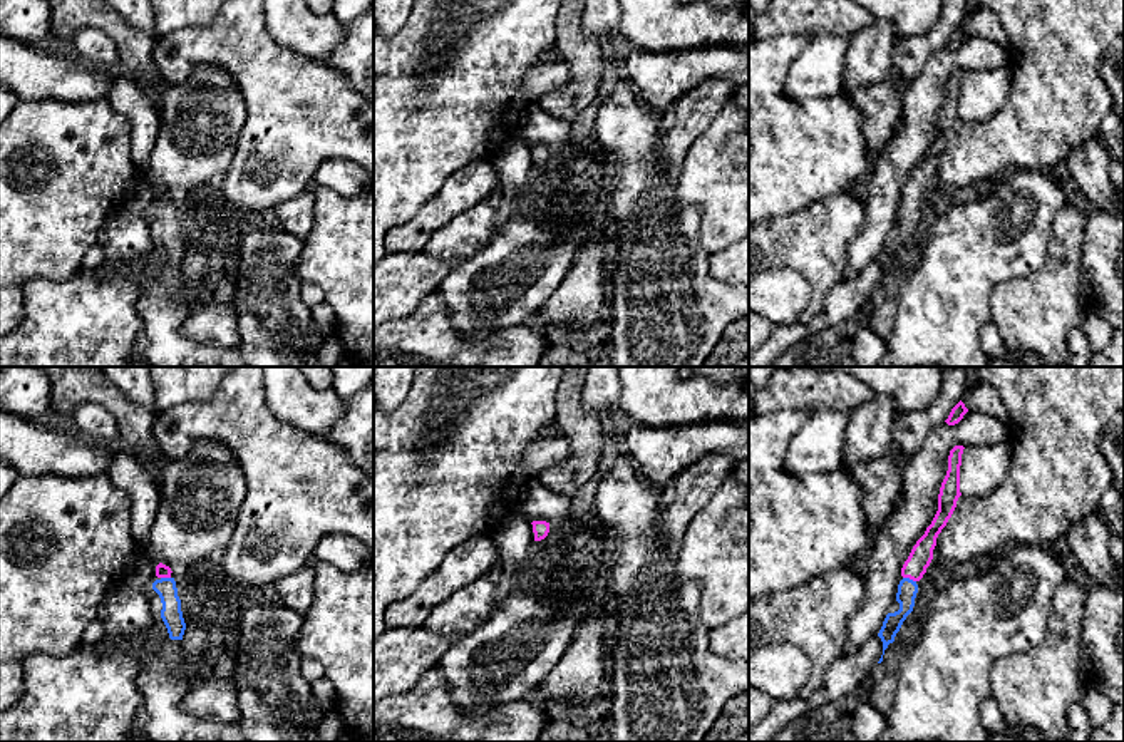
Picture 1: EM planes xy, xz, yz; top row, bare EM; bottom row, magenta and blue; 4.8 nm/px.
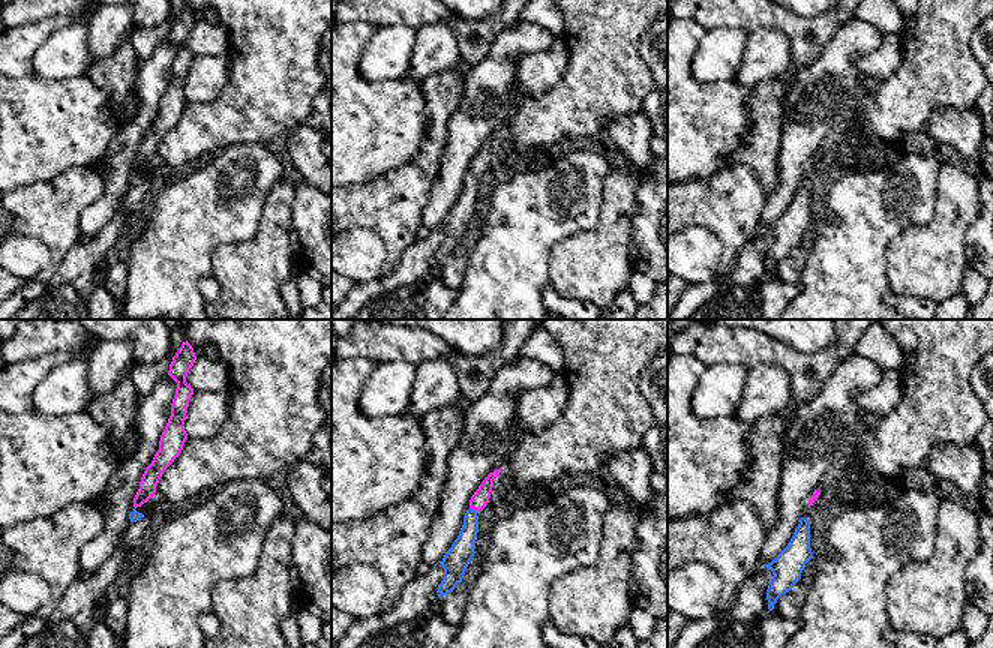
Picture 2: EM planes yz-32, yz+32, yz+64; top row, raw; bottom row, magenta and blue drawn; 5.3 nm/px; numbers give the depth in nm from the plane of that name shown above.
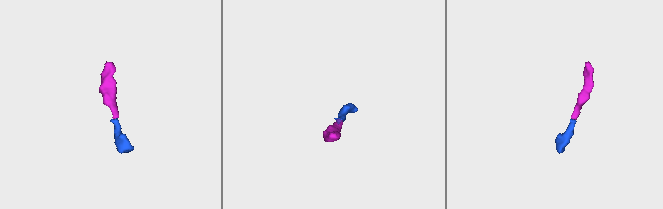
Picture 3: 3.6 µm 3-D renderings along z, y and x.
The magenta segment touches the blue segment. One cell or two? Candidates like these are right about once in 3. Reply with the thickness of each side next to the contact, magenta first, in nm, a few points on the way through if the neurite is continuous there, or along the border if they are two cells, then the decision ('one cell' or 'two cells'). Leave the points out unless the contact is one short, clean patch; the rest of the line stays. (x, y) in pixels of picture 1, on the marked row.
110/100 nm | across yz (915, 566), (910, 578), (907, 590) | one cell

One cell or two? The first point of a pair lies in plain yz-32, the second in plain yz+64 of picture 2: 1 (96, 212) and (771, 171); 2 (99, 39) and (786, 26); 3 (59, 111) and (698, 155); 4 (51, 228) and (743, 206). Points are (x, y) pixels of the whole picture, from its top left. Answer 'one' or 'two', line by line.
1: two
2: two
3: one
4: one

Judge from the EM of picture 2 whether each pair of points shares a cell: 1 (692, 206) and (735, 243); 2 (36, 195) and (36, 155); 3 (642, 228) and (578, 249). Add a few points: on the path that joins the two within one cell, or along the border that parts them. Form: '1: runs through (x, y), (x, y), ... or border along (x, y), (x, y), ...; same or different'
1: runs through (704, 207), (728, 231); same
2: border along (69, 168), (48, 180), (21, 185), (15, 189); different
3: border along (636, 197), (629, 249), (632, 267); different

